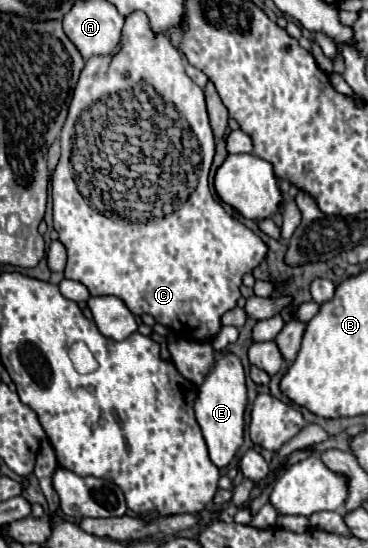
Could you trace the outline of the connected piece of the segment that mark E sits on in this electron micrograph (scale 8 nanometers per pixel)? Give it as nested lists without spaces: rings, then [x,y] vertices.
[[[214,351],[214,367],[206,375],[204,383],[198,387],[198,395],[194,401],[196,421],[202,429],[202,435],[208,445],[210,459],[216,467],[224,469],[234,459],[238,447],[242,445],[242,433],[244,433],[244,411],[246,411],[246,385],[244,385],[244,369],[240,363],[240,357],[234,353],[220,353]]]

